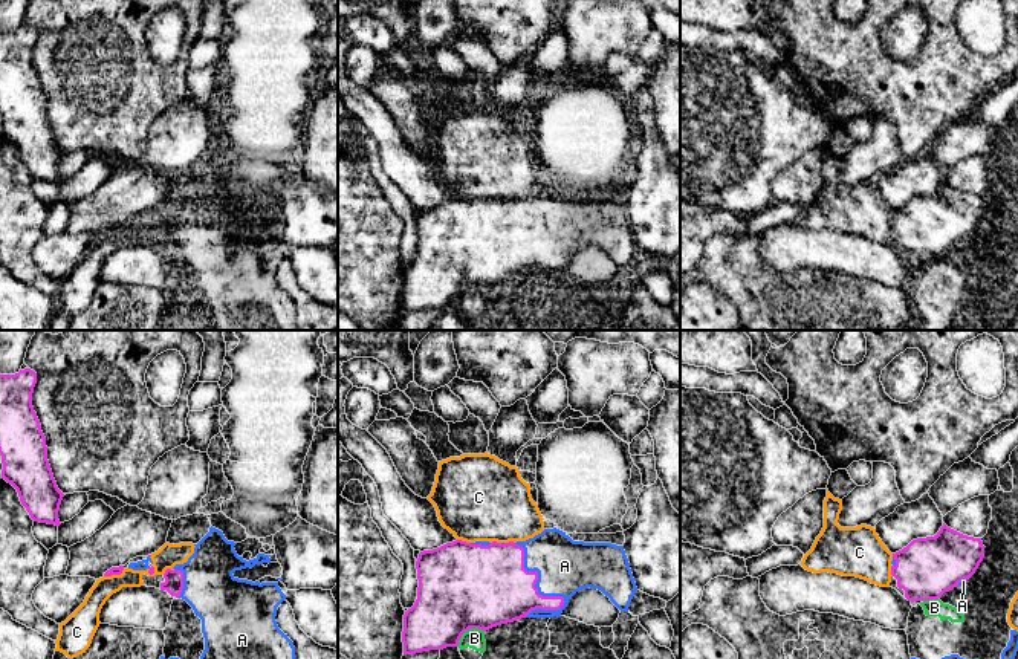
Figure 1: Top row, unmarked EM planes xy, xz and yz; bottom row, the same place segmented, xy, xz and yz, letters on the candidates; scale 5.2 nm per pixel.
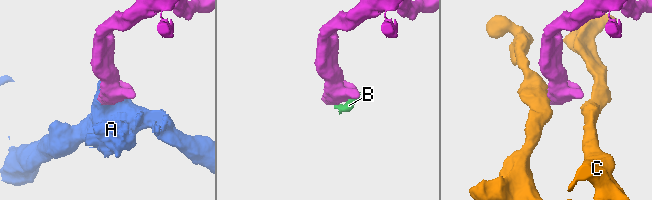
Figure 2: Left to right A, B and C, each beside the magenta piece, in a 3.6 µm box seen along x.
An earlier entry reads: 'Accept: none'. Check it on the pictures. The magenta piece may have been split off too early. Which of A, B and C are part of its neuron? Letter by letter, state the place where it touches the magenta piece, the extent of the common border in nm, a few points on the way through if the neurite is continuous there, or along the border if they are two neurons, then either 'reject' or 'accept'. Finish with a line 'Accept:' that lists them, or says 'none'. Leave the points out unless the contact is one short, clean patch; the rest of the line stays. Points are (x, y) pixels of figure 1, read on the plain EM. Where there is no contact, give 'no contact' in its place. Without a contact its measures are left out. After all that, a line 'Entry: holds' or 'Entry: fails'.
A: xz (537, 237) | 420 nm | accept
B: xz (466, 288) | 170 nm | along xz (483, 288), (468, 286), (457, 303) | reject
C: xz (463, 199) | 80 nm | along xz (457, 196), (470, 201) | reject
Accept: A
Entry: fails

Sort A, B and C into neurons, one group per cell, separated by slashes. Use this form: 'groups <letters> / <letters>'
groups A / B / C

